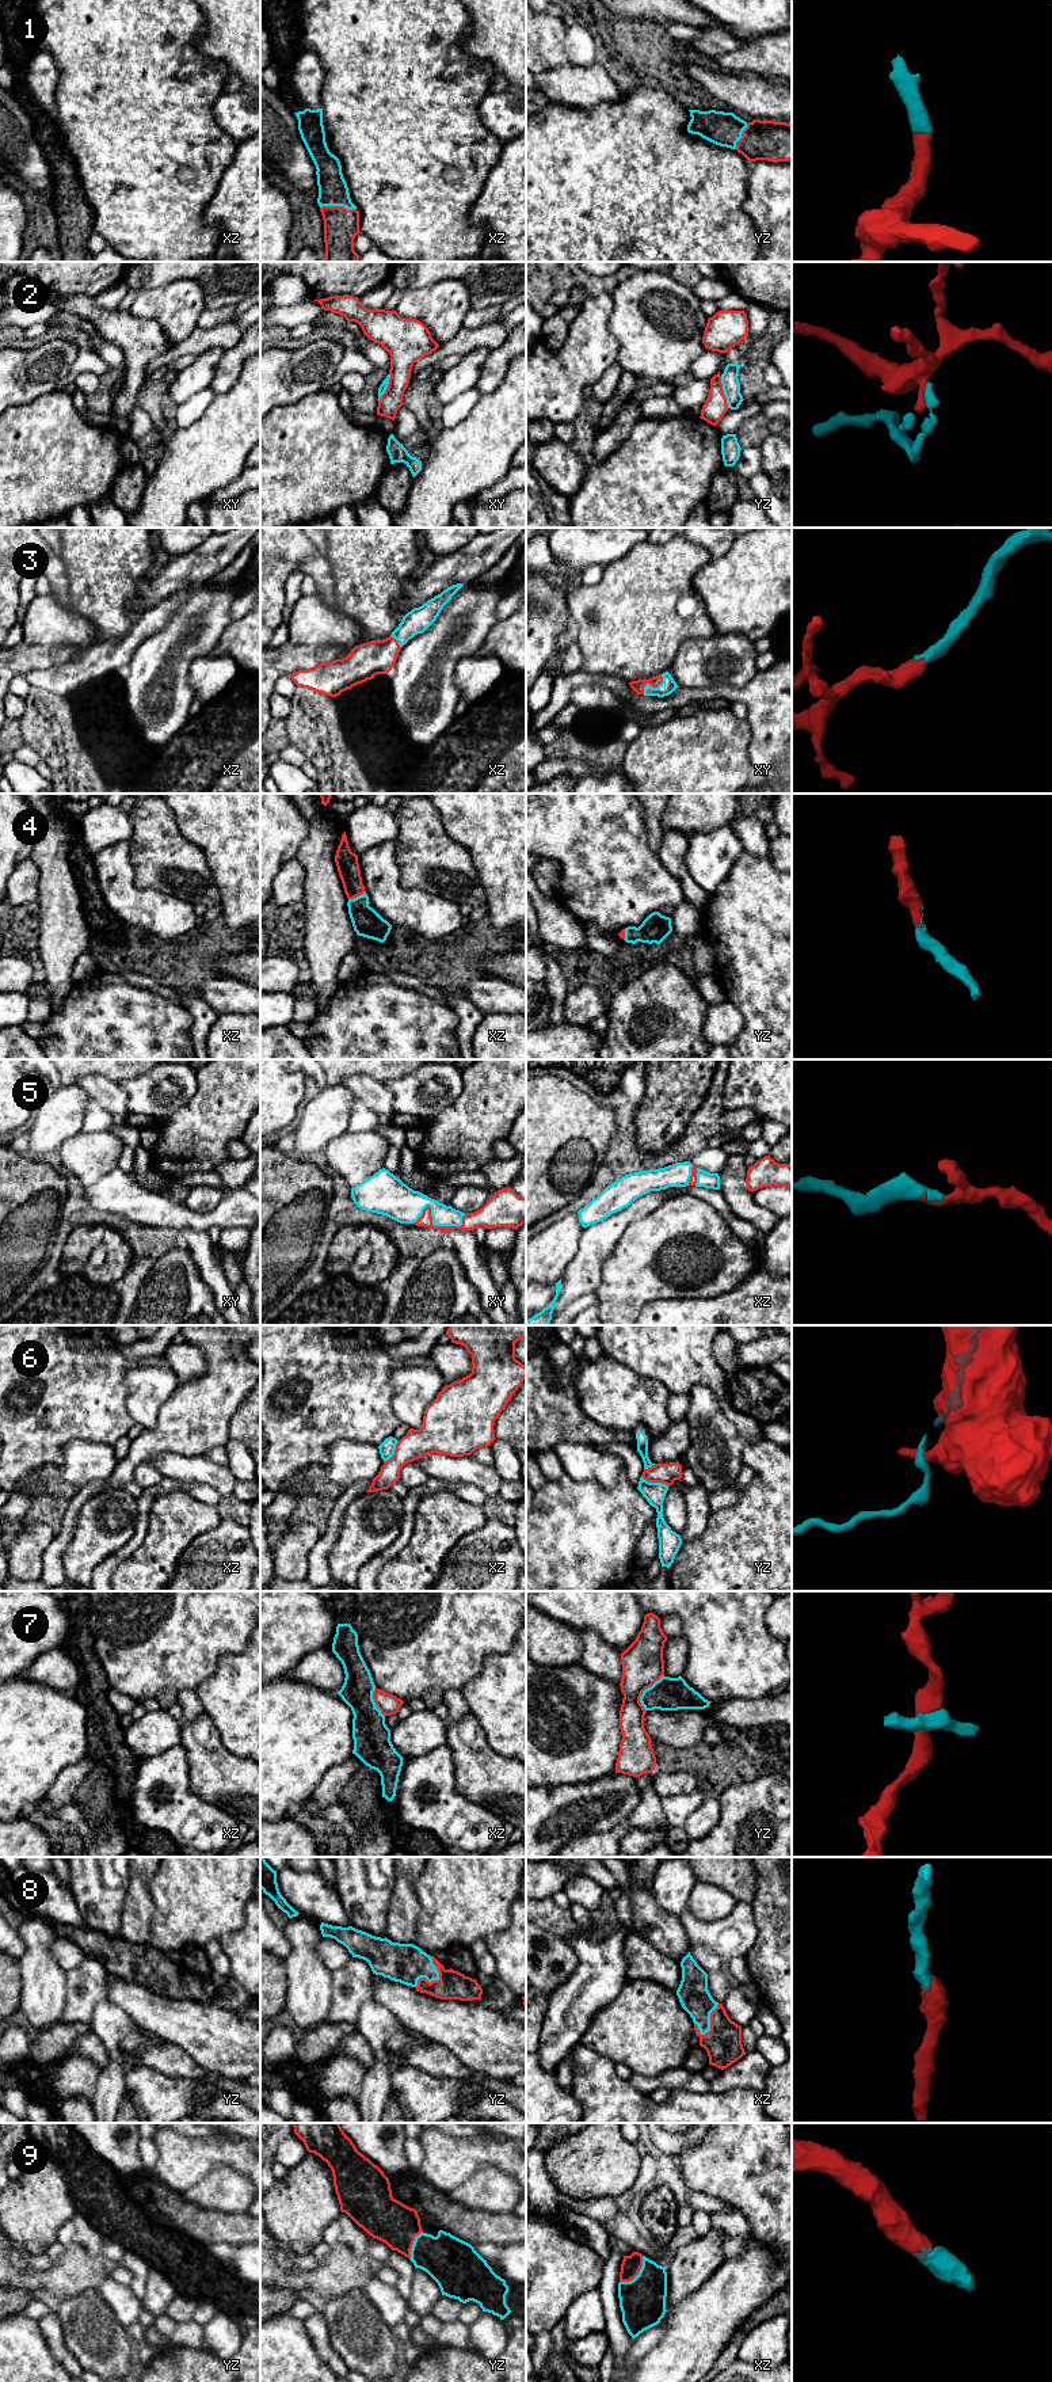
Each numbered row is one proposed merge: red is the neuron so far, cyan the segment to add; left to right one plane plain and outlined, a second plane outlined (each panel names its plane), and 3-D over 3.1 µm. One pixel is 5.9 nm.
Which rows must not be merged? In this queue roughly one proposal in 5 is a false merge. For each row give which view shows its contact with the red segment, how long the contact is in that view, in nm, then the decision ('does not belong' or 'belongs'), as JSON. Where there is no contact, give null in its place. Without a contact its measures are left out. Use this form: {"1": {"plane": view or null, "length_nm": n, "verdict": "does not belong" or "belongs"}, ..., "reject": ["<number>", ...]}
{"1": {"plane": "xz", "length_nm": 220, "verdict": "belongs"}, "2": {"plane": "yz", "length_nm": 200, "verdict": "does not belong"}, "3": {"plane": "xy", "length_nm": 170, "verdict": "belongs"}, "4": {"plane": "xz", "length_nm": 120, "verdict": "belongs"}, "5": {"plane": "xy", "length_nm": 320, "verdict": "belongs"}, "6": {"plane": "yz", "length_nm": 180, "verdict": "does not belong"}, "7": {"plane": "yz", "length_nm": 240, "verdict": "does not belong"}, "8": {"plane": "yz", "length_nm": 220, "verdict": "belongs"}, "9": {"plane": "xz", "length_nm": 220, "verdict": "belongs"}, "reject": ["2", "6", "7"]}

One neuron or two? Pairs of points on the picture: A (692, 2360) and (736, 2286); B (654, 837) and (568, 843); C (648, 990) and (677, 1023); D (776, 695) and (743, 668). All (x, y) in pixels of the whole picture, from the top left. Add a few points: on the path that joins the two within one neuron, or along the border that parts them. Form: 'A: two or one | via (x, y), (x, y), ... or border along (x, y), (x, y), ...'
A: one | via (693, 2341), (698, 2328), (721, 2305)
B: two | border along (643, 807), (647, 843), (658, 853)
C: one | via (656, 999), (669, 1015)
D: two | border along (758, 672), (740, 687), (721, 684)

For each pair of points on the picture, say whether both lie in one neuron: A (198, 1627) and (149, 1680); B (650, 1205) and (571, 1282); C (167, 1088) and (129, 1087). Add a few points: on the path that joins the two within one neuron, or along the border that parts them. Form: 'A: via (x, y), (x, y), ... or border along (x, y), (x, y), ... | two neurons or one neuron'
A: via (185, 1640), (159, 1666) | one neuron
B: via (628, 1216), (594, 1248), (589, 1260) | one neuron
C: via (157, 1092), (147, 1094), (138, 1089) | one neuron

